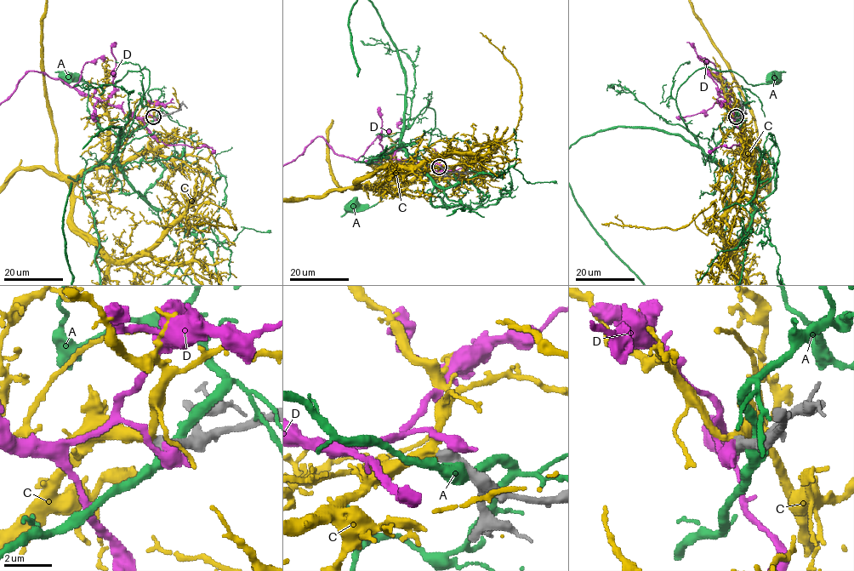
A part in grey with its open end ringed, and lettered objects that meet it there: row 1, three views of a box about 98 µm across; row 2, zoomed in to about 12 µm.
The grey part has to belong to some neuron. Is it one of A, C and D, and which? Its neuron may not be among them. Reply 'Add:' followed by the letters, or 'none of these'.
Add: C

